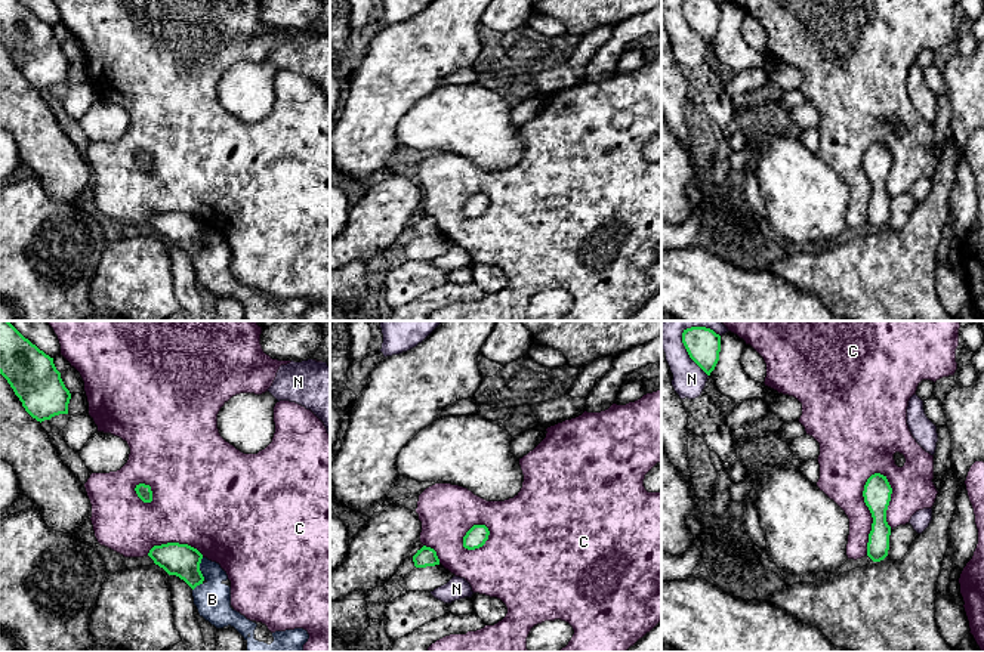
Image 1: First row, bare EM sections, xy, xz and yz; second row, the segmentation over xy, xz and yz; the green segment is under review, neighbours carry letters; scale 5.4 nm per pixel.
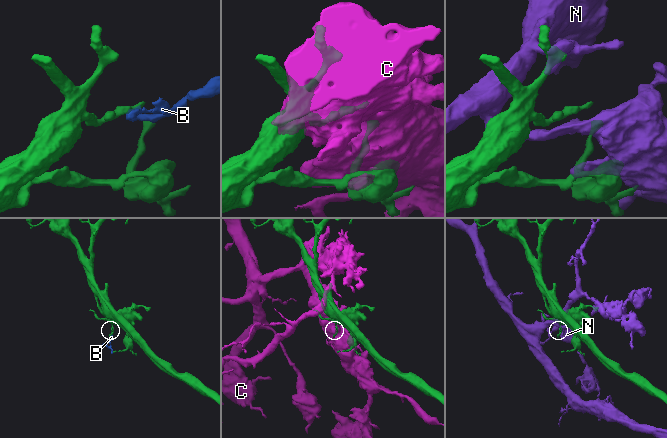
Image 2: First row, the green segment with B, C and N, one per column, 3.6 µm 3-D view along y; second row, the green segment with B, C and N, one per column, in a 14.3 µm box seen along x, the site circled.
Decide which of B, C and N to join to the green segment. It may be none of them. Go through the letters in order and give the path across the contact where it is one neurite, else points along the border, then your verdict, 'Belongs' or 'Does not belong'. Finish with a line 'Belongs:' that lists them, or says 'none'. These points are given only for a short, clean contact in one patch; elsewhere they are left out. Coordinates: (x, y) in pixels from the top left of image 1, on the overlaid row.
B: Boundary: xy (201, 558), (200, 572), (204, 578). Does not belong
C: Does not belong
N: Does not belong
Belongs: none

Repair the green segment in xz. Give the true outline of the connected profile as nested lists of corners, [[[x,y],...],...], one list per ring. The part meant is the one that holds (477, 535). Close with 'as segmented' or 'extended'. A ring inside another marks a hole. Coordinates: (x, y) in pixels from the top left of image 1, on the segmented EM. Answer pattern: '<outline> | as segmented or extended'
[[[474,525],[463,537],[463,547],[468,550],[479,549],[488,540],[490,531],[485,525]]] | as segmented

